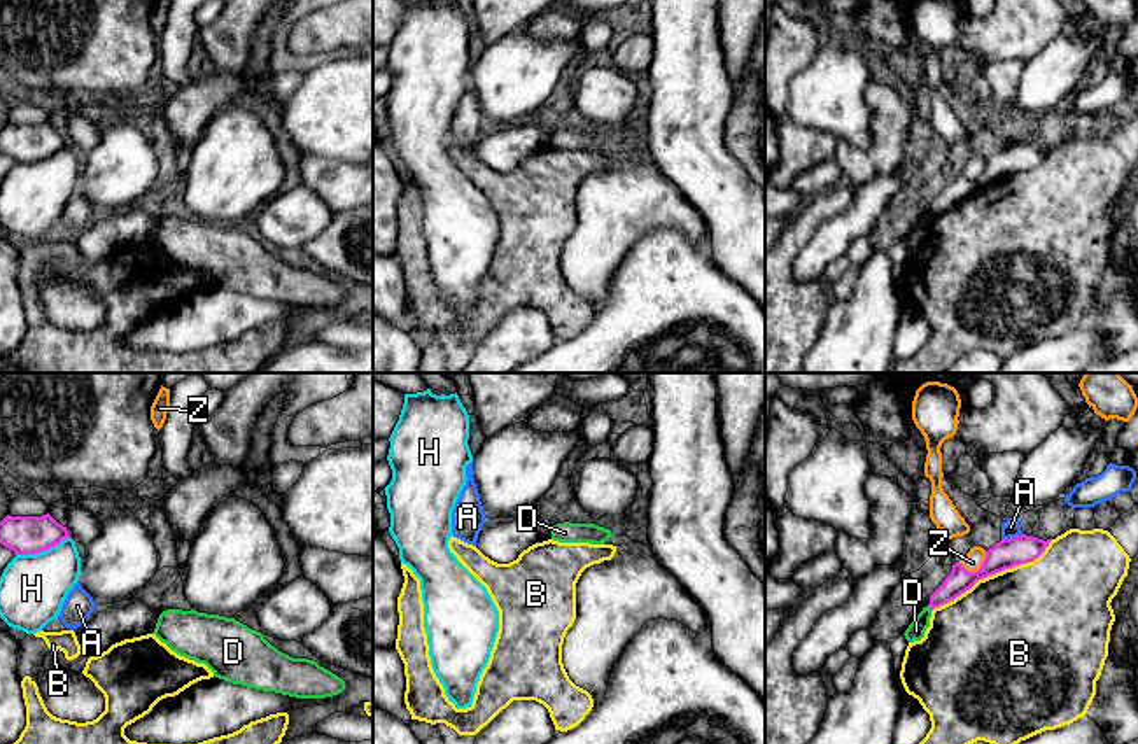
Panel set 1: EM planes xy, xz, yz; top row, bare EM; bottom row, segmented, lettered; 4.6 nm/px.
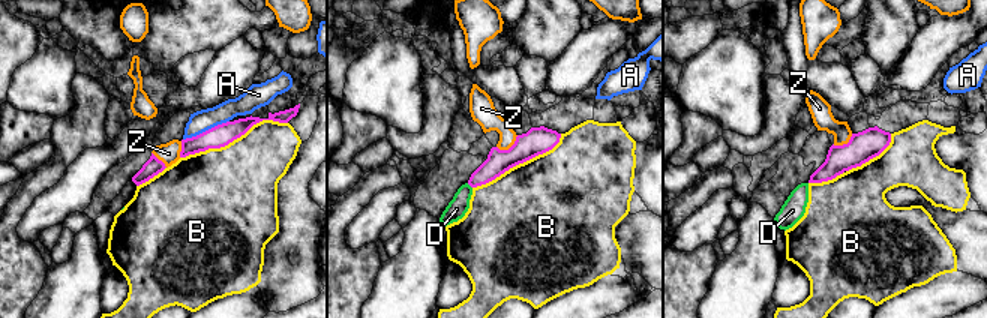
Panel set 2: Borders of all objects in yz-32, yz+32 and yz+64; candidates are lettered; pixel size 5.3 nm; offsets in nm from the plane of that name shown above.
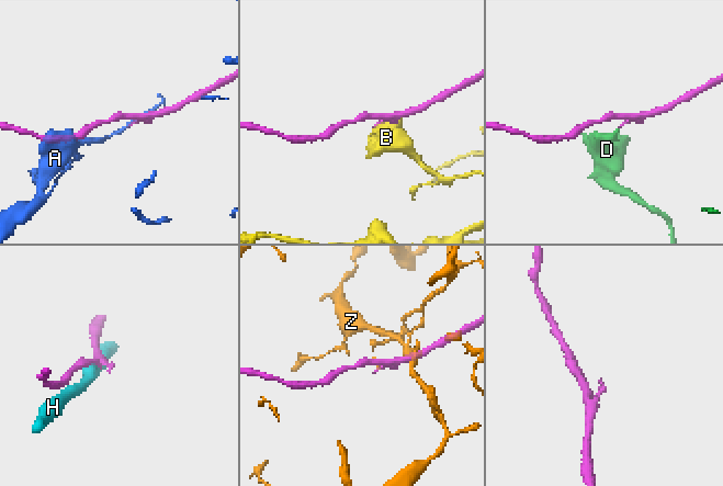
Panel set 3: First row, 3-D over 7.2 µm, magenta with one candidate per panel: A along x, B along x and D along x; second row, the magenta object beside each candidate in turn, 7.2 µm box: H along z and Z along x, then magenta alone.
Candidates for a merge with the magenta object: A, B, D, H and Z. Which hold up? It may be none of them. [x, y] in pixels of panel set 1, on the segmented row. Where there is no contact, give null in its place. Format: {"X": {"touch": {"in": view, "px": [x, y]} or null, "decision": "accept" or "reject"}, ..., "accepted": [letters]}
{"A": {"touch": {"in": "yz", "px": [1011, 538]}, "decision": "reject"}, "B": {"touch": {"in": "yz", "px": [993, 573]}, "decision": "reject"}, "D": {"touch": {"in": "yz", "px": [930, 606]}, "decision": "reject"}, "H": {"touch": {"in": "xy", "px": [42, 550]}, "decision": "reject"}, "Z": {"touch": {"in": "yz", "px": [977, 571]}, "decision": "reject"}, "accepted": []}

